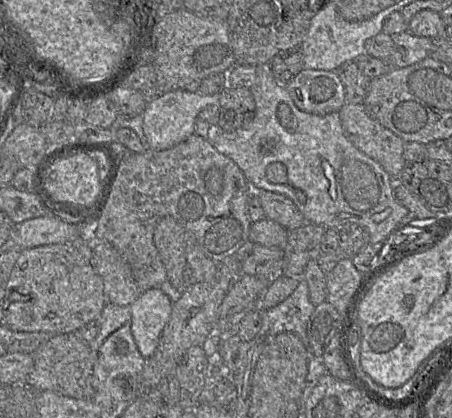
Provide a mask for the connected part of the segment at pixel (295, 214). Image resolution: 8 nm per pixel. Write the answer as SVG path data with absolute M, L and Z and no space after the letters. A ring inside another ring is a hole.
M251 187L252 195L256 195L259 198L266 215L265 219L275 221L289 231L307 223L303 214L289 198L254 187Z

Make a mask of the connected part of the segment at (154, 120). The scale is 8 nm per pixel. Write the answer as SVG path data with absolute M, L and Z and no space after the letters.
M174 90L161 96L150 98L142 113L143 131L148 147L154 151L170 149L194 134L198 114L206 106L218 106L219 95L201 95L198 92Z

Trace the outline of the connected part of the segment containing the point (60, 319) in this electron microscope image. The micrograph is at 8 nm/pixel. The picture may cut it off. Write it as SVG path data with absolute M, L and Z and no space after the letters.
M59 243L23 249L5 284L4 316L6 327L18 332L46 332L60 335L76 332L97 319L105 307L104 284L93 266L72 245Z

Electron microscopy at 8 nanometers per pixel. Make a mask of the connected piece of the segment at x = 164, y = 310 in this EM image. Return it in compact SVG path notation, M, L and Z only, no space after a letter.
M151 288L141 292L129 307L134 341L141 355L149 358L170 319L173 303L160 288Z

